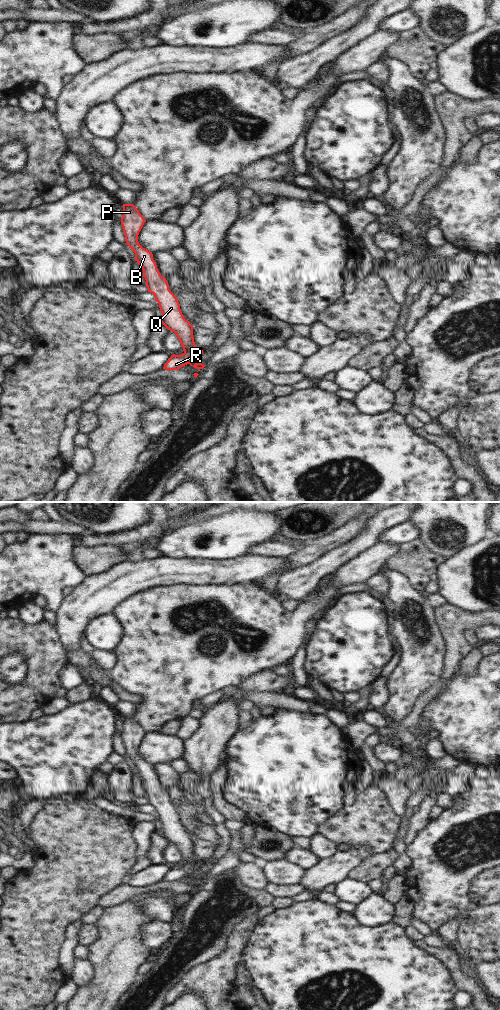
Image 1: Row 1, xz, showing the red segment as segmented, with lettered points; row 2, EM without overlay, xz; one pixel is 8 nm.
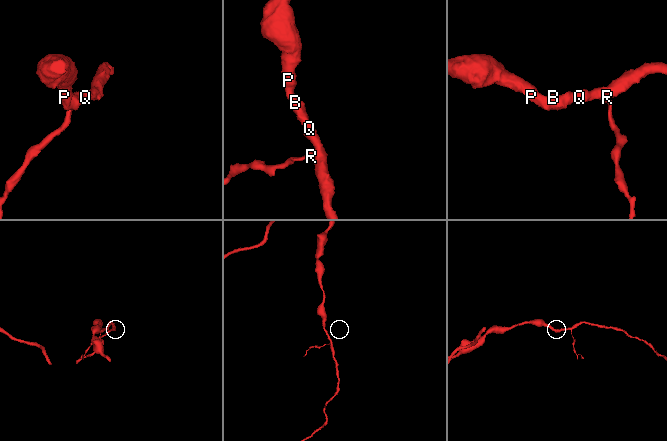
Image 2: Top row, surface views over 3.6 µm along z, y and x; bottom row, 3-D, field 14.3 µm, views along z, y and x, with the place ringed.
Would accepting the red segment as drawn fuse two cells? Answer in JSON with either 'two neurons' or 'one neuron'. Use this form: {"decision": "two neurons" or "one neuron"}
{"decision": "two neurons"}

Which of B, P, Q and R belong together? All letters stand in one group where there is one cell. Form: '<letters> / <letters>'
B P Q / R

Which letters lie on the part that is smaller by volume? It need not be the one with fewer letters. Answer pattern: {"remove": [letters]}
{"remove": ["R"]}

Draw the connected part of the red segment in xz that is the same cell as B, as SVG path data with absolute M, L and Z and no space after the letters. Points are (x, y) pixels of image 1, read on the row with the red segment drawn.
M123 204L121 225L125 241L135 253L135 261L143 270L148 292L155 296L155 301L159 304L162 313L160 322L176 334L184 353L198 358L203 354L203 350L195 345L193 326L184 318L177 297L170 291L166 278L157 269L152 252L138 242L139 232L145 222L145 218L133 204Z

